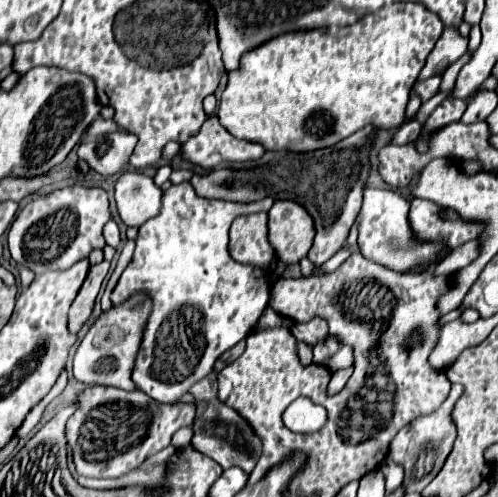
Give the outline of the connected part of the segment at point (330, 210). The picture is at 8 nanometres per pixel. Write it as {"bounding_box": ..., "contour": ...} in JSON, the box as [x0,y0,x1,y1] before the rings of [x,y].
{"bounding_box":[190,127,374,267],"contour":[[[366,127],[358,133],[354,133],[352,137],[336,143],[334,147],[326,147],[326,149],[318,149],[318,151],[310,151],[310,153],[292,153],[292,151],[282,151],[276,153],[274,157],[270,157],[268,163],[258,165],[254,169],[244,169],[244,171],[232,171],[228,167],[220,167],[210,171],[208,175],[194,175],[190,179],[194,191],[200,197],[210,197],[210,199],[230,199],[230,201],[258,201],[260,197],[274,197],[274,199],[290,199],[300,203],[302,207],[306,207],[306,211],[312,215],[314,219],[314,229],[316,229],[316,237],[312,243],[312,249],[308,251],[308,259],[318,267],[324,261],[328,261],[338,249],[344,247],[346,237],[350,227],[356,221],[356,215],[360,211],[362,205],[362,187],[366,183],[366,177],[370,173],[370,163],[368,163],[368,153],[372,147],[372,129],[374,127]]]}

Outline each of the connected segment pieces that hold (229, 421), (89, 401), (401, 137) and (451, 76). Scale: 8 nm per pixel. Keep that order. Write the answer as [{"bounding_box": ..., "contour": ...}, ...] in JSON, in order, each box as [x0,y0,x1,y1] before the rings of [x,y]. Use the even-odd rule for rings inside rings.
[{"bounding_box":[190,339,262,473],"contour":[[[242,339],[240,343],[236,343],[232,349],[228,349],[226,353],[222,353],[214,365],[214,373],[208,377],[208,379],[202,379],[198,381],[198,385],[194,385],[194,389],[190,389],[192,395],[198,397],[198,401],[208,401],[208,409],[206,413],[202,415],[202,419],[198,419],[194,423],[194,437],[192,437],[192,447],[196,451],[200,451],[202,455],[214,459],[222,469],[228,469],[228,467],[242,467],[246,469],[248,473],[254,469],[254,465],[258,463],[260,455],[262,455],[262,439],[254,433],[254,429],[250,427],[250,423],[240,417],[240,413],[236,413],[234,409],[230,409],[228,405],[222,405],[222,401],[216,397],[218,393],[218,387],[216,387],[216,375],[220,369],[224,369],[226,365],[230,365],[246,347],[246,341]]]},{"bounding_box":[66,387,194,477],"contour":[[[88,387],[78,393],[76,411],[66,423],[66,439],[72,447],[72,457],[78,475],[84,477],[122,477],[134,469],[138,469],[148,457],[156,455],[164,447],[170,445],[172,435],[194,421],[194,405],[192,403],[158,403],[148,397],[144,391],[122,391],[116,387]]]},{"bounding_box":[392,121,422,145],"contour":[[[410,121],[410,123],[400,125],[398,131],[392,135],[392,143],[404,145],[406,141],[414,141],[414,137],[418,137],[418,129],[422,129],[422,125],[416,123],[416,121]]]},{"bounding_box":[440,53,470,91],"contour":[[[466,53],[464,57],[460,57],[454,65],[450,65],[448,69],[446,69],[446,73],[442,75],[442,85],[440,85],[440,91],[450,91],[452,87],[454,87],[454,81],[456,81],[456,75],[458,75],[458,71],[460,71],[460,67],[466,63],[470,59],[470,53]]]}]

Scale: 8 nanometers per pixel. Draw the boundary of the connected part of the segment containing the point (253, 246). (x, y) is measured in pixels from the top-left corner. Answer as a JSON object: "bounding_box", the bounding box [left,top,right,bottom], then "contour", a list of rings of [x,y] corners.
{"bounding_box":[230,213,274,269],"contour":[[[268,213],[236,217],[230,227],[230,255],[246,265],[268,269],[274,255],[264,255],[264,237],[268,235]]]}

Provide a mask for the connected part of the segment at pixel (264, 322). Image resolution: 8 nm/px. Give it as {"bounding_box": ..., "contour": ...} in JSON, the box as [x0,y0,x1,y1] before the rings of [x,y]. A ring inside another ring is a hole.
{"bounding_box":[256,305,294,329],"contour":[[[268,305],[268,307],[264,309],[264,313],[260,315],[256,329],[264,329],[264,327],[292,327],[292,325],[294,325],[292,319],[286,319],[286,317],[278,315],[278,313]]]}

